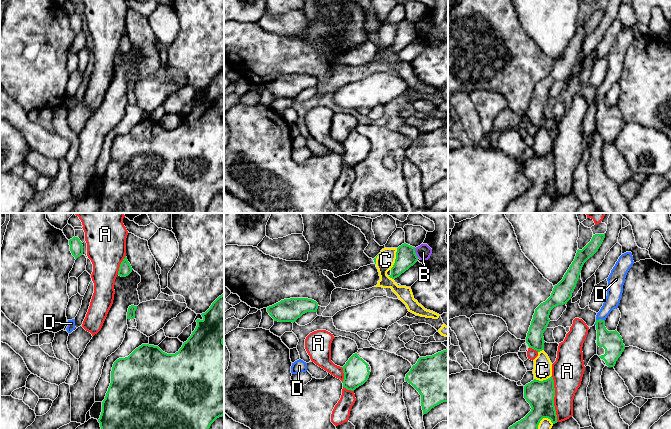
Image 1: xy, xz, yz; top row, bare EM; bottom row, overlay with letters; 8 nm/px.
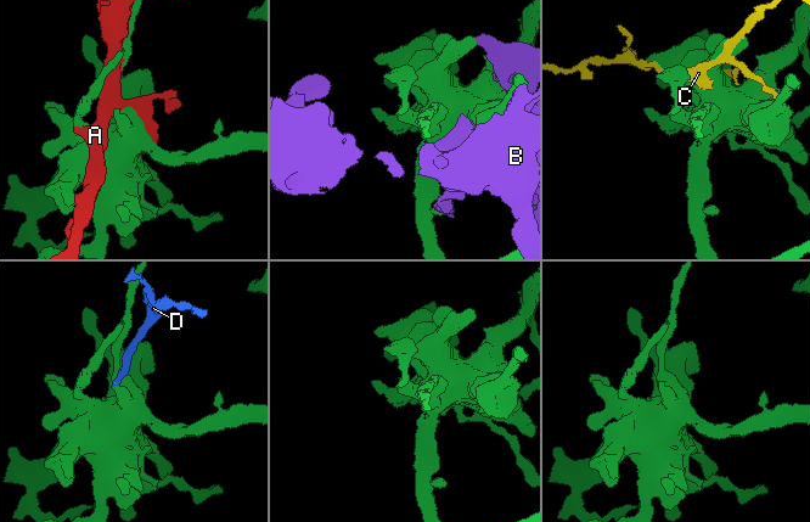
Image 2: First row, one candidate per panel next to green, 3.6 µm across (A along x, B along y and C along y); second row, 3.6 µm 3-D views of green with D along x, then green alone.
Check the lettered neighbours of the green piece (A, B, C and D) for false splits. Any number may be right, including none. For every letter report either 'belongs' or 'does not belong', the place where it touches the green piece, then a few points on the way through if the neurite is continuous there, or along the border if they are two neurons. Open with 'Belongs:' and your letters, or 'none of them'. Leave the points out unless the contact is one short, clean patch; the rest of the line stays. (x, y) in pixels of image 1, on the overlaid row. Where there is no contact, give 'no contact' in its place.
Belongs: D
A: does not belong; meets green in yz at (553, 399)
B: does not belong; meets green in xz at (415, 253)
C: does not belong; meets green in xz at (395, 259)
D: belongs; meets green in yz at (600, 319); runs through yz (611, 341), (602, 332), (600, 319), (611, 302), (614, 292)

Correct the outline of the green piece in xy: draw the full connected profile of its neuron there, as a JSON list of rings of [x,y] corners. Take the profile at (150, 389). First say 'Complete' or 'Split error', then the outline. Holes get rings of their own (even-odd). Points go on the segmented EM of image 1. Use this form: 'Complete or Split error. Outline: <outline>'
Complete. Outline: [[[224,293],[201,315],[203,319],[196,320],[195,330],[175,354],[167,354],[158,346],[142,344],[128,357],[119,358],[114,362],[111,383],[102,402],[102,412],[98,419],[101,429],[209,429],[217,418],[224,416]]]

